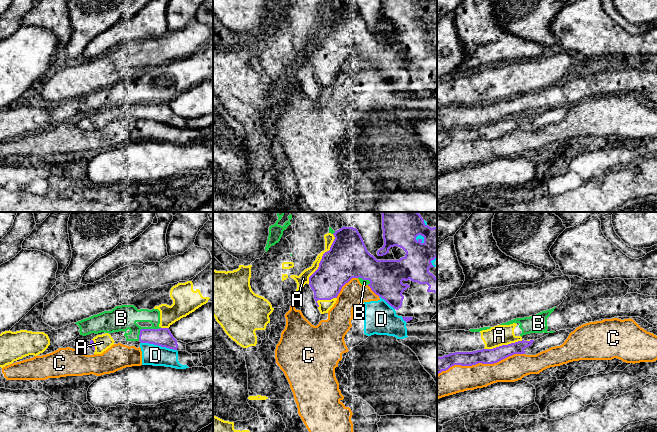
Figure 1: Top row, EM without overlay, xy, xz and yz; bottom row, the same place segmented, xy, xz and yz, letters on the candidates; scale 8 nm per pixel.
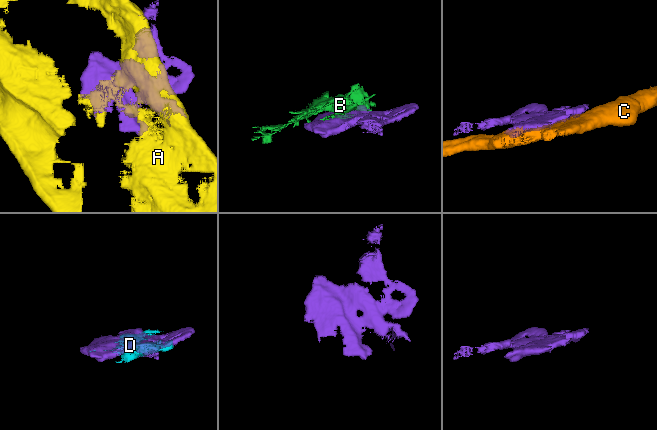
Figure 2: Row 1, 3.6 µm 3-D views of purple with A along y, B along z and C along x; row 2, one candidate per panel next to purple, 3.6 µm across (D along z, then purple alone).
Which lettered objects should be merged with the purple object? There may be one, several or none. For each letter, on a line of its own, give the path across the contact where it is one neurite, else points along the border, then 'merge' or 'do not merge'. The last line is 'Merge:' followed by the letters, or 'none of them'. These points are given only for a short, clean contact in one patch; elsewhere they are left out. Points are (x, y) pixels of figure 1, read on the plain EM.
A: do not merge
B: do not merge
C: do not merge
D: do not merge
Merge: none of them

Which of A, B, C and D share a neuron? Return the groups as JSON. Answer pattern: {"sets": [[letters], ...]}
{"sets": [["A"], ["B"], ["C", "D"]]}

